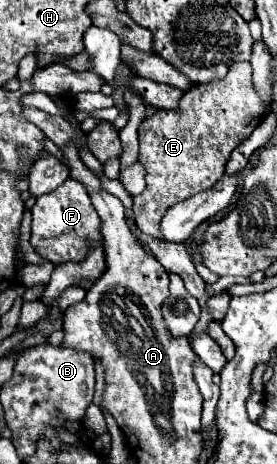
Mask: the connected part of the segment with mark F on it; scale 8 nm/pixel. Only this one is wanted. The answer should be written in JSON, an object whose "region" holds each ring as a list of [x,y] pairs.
{"region":[[[67,178],[61,186],[53,192],[43,194],[37,198],[35,206],[31,208],[31,246],[33,250],[49,260],[49,262],[69,262],[69,260],[83,260],[89,248],[87,238],[95,244],[101,240],[101,218],[95,206],[89,202],[89,194],[81,182]]]}

